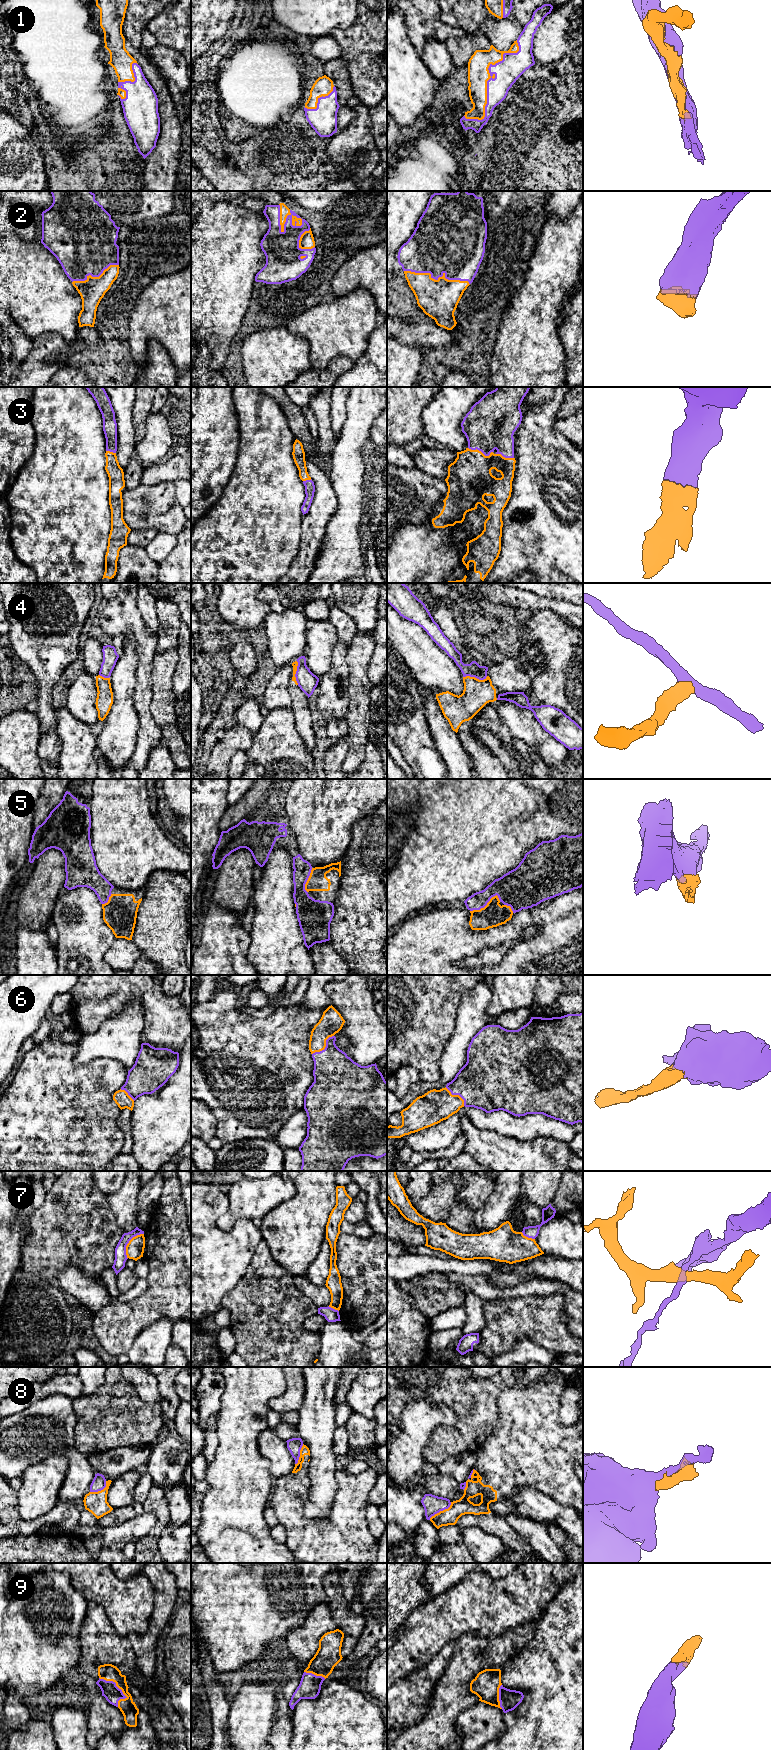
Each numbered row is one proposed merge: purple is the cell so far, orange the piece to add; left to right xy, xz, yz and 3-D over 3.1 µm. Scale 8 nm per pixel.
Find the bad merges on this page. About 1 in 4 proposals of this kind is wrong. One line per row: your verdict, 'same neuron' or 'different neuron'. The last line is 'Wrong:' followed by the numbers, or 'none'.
1: same neuron
2: same neuron
3: same neuron
4: different neuron
5: same neuron
6: same neuron
7: different neuron
8: different neuron
9: same neuron
Wrong: 4, 7, 8

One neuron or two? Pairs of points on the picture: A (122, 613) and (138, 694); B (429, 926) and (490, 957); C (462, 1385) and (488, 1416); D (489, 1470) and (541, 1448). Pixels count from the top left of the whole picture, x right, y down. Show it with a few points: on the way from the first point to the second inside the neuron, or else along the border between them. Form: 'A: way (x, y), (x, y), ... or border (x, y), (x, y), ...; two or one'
A: way (140, 633), (144, 640), (143, 674); one
B: border (502, 943), (494, 947), (485, 947), (459, 962); two
C: way (465, 1393), (480, 1408); one
D: way (502, 1466), (512, 1457), (528, 1448); one

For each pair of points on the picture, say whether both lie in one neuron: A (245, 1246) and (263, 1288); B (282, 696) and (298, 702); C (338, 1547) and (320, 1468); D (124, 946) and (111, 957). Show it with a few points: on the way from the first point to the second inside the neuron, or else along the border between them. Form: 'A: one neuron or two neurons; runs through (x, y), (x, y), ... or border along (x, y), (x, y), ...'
A: two neurons; border along (262, 1239), (257, 1245), (245, 1273), (239, 1280)
B: two neurons; border along (291, 679), (289, 683), (290, 706)
C: two neurons; border along (336, 1489), (330, 1514), (326, 1518), (307, 1518)
D: one neuron; runs through (121, 949), (114, 956)

